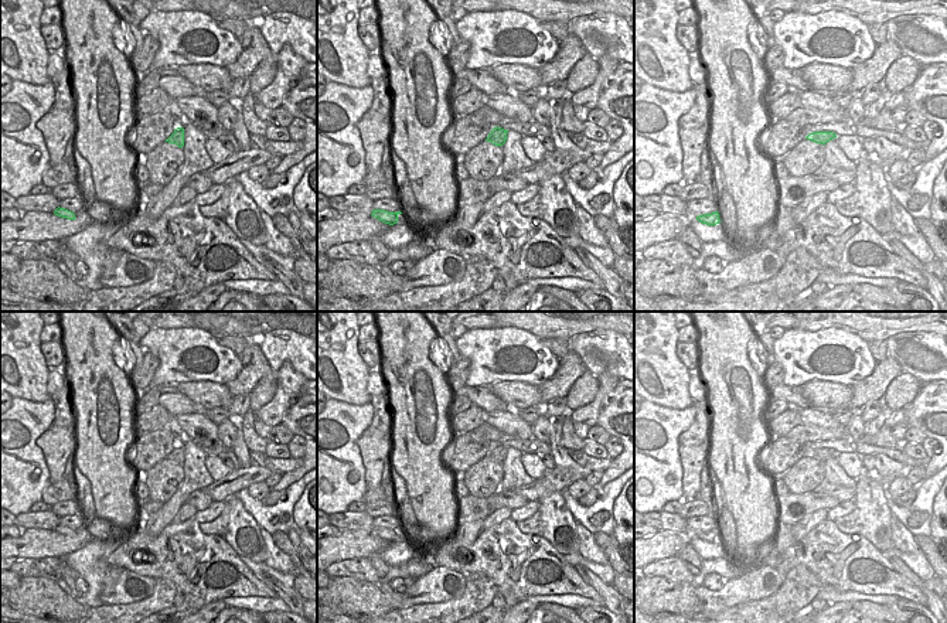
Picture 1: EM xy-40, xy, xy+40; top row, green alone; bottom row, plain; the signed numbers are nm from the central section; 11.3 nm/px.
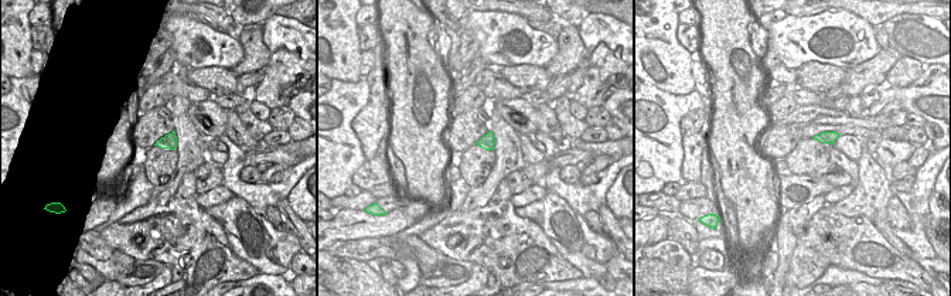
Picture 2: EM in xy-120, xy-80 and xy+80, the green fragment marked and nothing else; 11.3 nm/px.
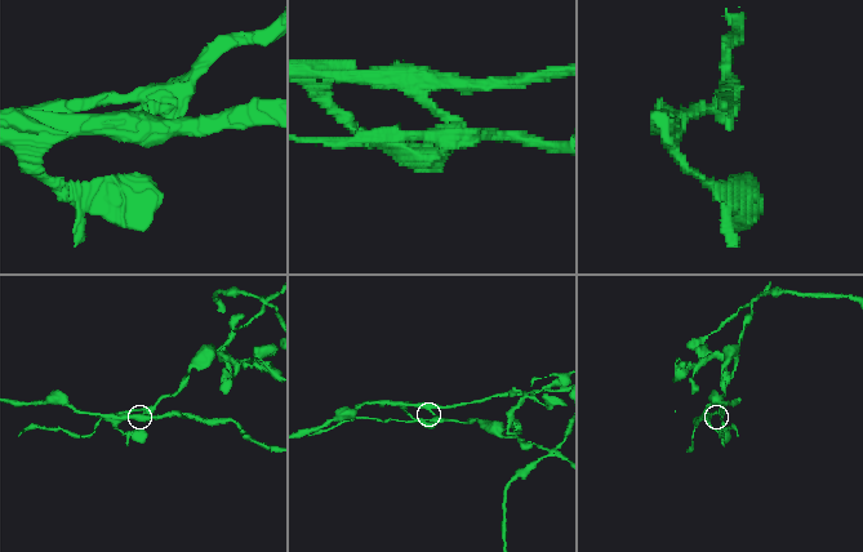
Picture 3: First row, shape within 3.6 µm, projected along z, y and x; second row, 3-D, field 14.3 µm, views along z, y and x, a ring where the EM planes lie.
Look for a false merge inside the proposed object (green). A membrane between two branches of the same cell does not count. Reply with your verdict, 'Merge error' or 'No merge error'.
Merge error.

